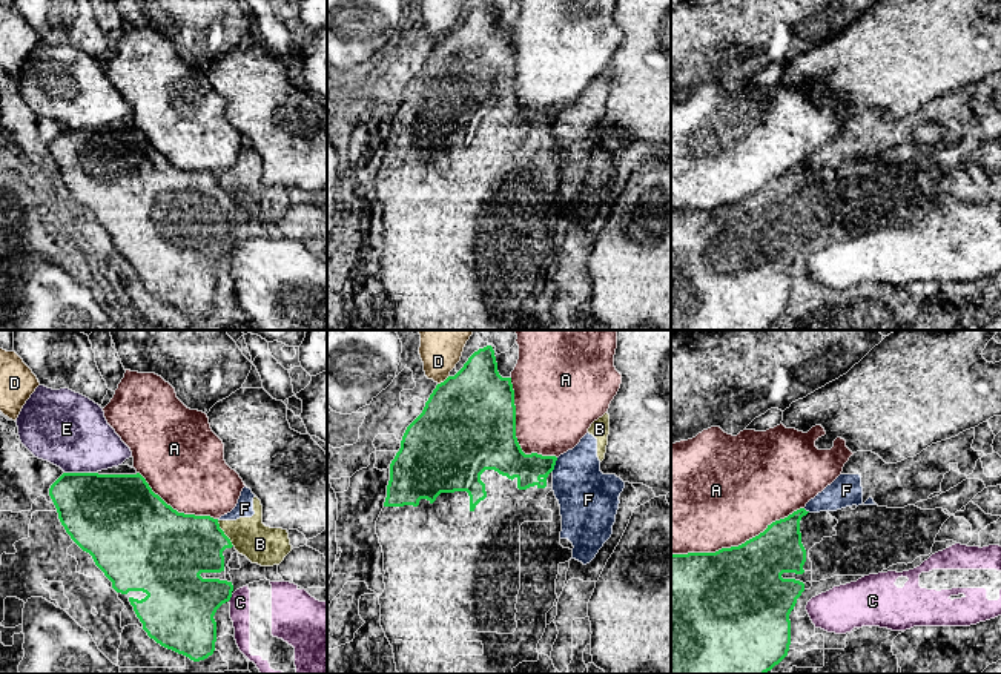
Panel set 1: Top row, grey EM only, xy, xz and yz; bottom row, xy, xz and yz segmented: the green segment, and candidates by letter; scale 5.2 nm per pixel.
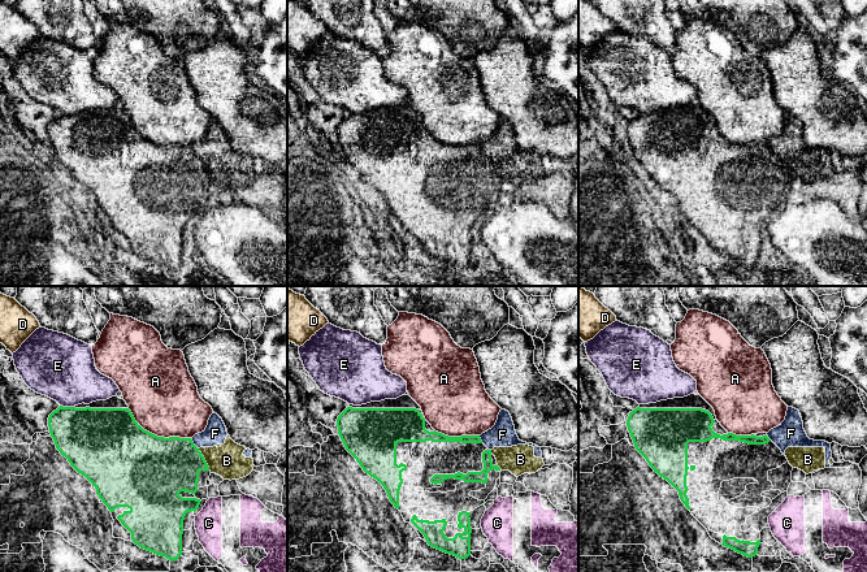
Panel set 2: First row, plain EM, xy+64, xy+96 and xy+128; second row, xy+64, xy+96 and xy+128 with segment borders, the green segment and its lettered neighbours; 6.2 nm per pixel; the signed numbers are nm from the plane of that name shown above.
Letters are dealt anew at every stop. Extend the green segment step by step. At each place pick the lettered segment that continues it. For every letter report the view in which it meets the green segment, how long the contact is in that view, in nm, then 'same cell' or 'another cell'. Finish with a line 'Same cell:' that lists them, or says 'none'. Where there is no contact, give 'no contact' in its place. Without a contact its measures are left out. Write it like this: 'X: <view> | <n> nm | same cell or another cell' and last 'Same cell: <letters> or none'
A: yz | 750 nm | another cell
B: xy | 160 nm | another cell
C: xy | 50 nm | another cell
D: xz | 80 nm | another cell
E: xy | 170 nm | another cell
F: xz | 80 nm | another cell
Same cell: none

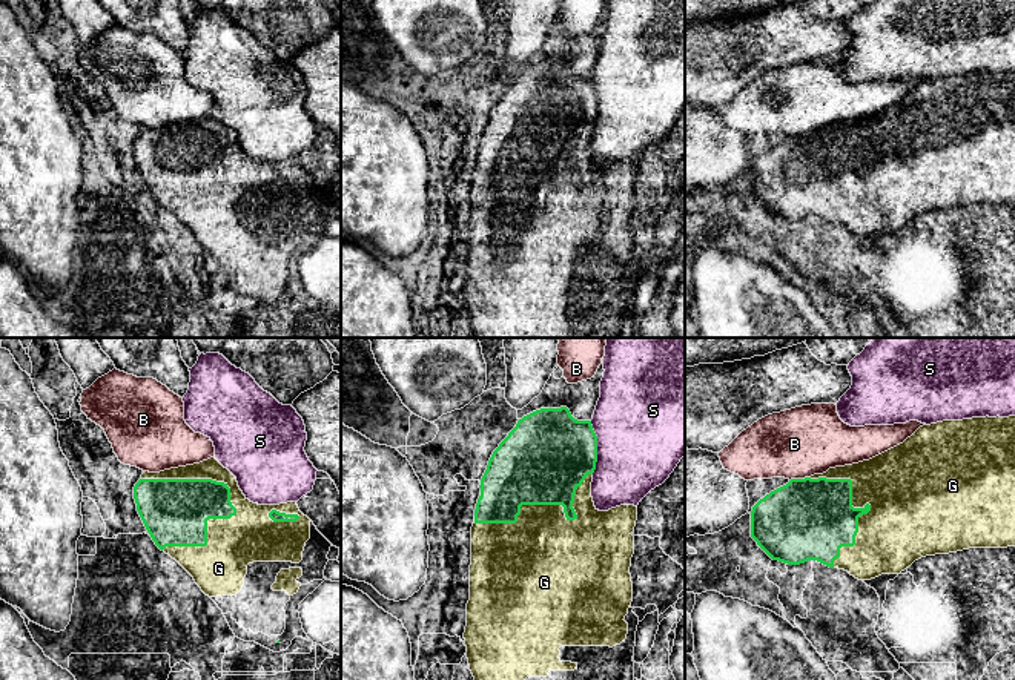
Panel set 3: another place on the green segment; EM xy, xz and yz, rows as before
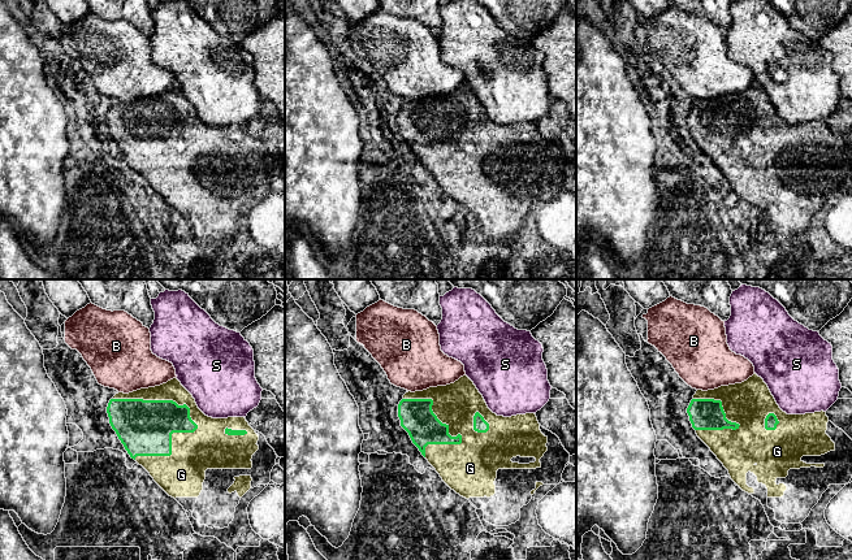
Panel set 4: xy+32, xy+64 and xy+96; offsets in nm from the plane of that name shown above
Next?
B: yz | 110 nm | another cell
G: xy | 550 nm | same cell
S: xz | 280 nm | another cell
Same cell: G

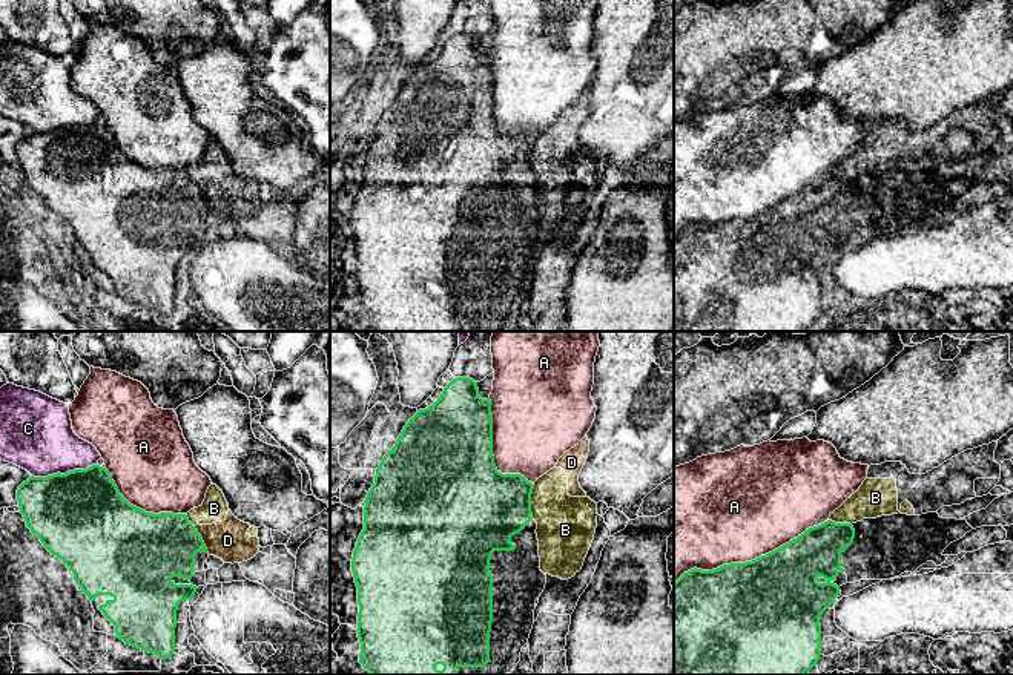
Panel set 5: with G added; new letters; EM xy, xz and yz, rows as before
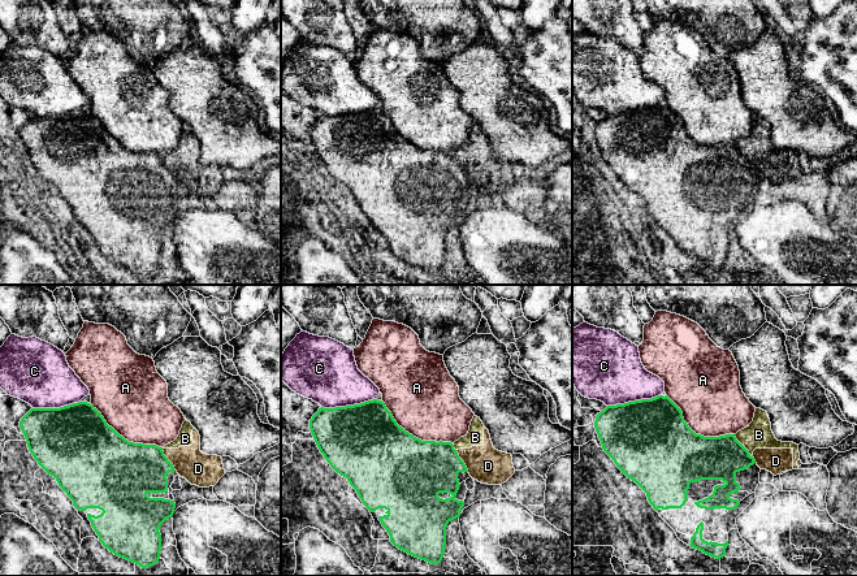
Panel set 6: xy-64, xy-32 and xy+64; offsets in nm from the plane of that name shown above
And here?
A: yz | 850 nm | another cell
B: xz | 160 nm | another cell
C: xy | 360 nm | another cell
D: xy | 150 nm | another cell
Same cell: none

